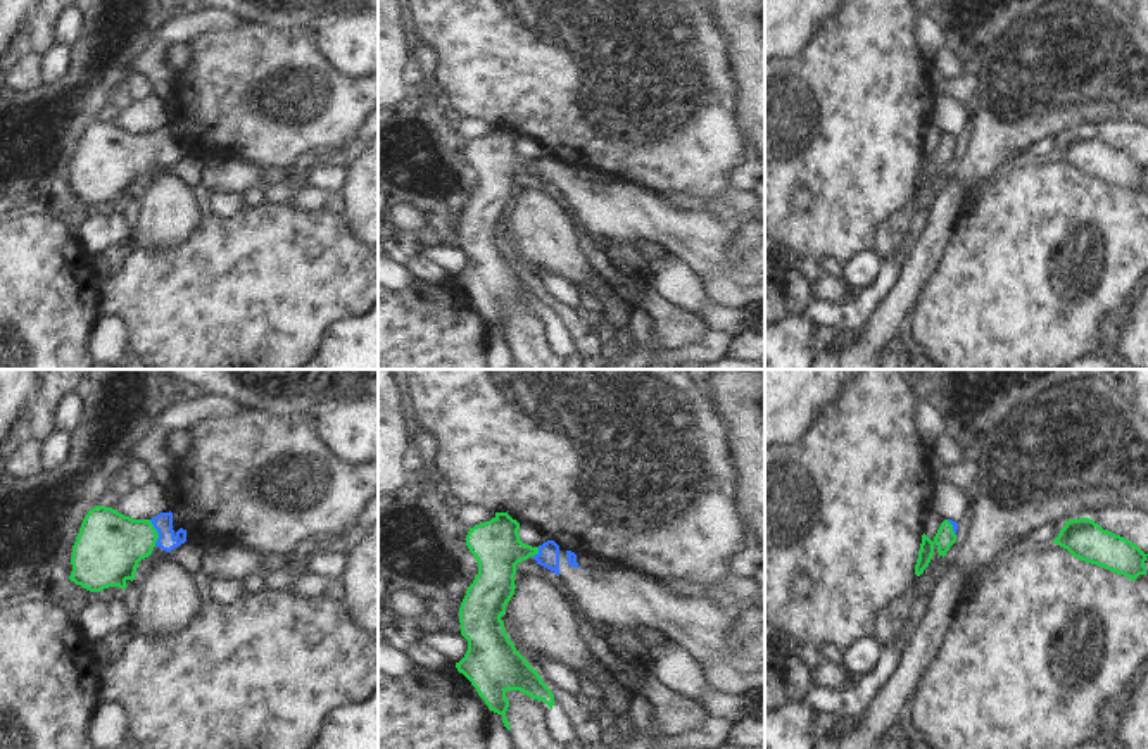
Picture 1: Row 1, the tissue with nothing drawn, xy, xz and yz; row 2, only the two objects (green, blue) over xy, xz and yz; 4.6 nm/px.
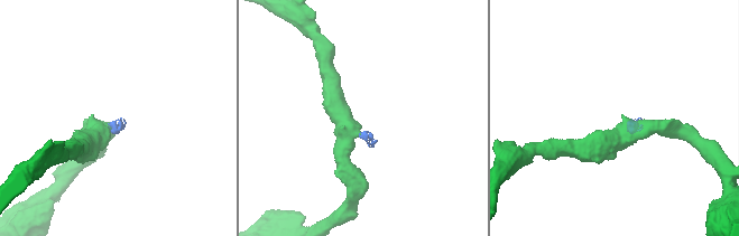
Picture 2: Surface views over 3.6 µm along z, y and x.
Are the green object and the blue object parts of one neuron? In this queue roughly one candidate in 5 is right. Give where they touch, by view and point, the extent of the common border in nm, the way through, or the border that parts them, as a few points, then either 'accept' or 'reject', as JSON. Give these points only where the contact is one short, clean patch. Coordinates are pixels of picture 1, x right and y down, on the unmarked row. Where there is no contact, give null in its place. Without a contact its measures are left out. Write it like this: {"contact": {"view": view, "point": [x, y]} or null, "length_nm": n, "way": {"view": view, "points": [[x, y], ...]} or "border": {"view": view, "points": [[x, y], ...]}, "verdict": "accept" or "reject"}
{"contact": {"view": "xy", "point": [156, 145]}, "length_nm": 120, "way": {"view": "xy", "points": [[109, 159], [156, 145], [163, 137]]}, "verdict": "accept"}

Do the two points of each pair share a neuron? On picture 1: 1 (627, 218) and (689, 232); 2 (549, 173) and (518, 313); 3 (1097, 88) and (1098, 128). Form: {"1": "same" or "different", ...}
{"1": "same", "2": "different", "3": "different"}

